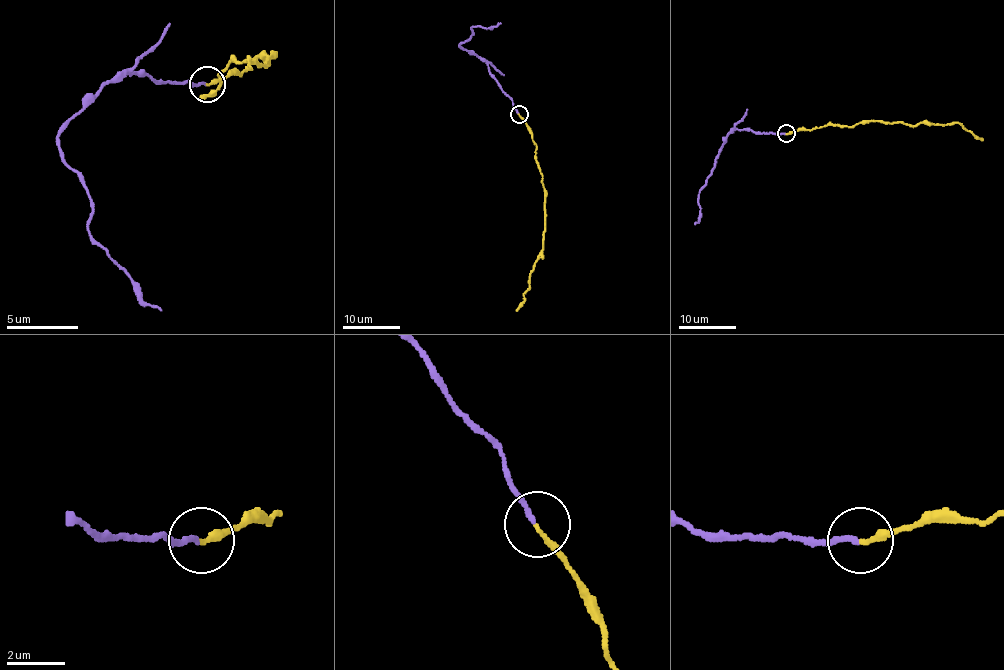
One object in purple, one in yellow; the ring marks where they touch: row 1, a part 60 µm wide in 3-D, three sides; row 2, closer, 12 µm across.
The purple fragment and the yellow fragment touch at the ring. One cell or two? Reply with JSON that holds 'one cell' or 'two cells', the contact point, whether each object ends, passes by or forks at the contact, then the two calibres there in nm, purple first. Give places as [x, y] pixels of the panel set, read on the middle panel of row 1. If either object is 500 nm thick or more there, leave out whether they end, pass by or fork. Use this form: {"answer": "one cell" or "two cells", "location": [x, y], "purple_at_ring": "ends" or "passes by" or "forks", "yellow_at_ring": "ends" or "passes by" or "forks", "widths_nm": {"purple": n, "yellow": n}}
{"answer": "one cell", "location": [519, 114], "purple_at_ring": "ends", "yellow_at_ring": "ends", "widths_nm": {"purple": 170, "yellow": 170}}

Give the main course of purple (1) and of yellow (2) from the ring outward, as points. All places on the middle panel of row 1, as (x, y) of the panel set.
1: (518, 114), (513, 100), (485, 62), (459, 45), (472, 35), (472, 26), (492, 28), (501, 24)
2: (518, 114), (536, 146), (544, 210), (541, 256), (530, 274), (524, 301), (515, 311)

